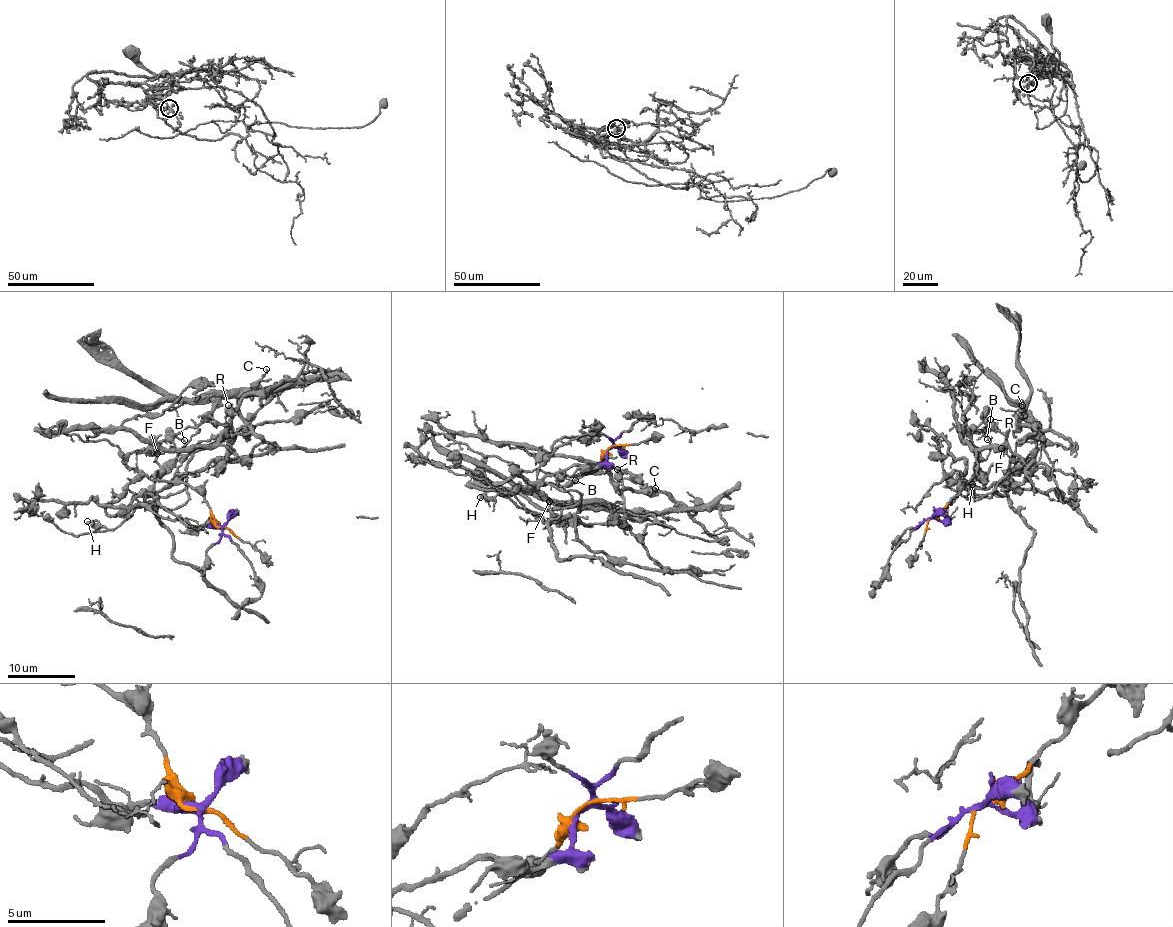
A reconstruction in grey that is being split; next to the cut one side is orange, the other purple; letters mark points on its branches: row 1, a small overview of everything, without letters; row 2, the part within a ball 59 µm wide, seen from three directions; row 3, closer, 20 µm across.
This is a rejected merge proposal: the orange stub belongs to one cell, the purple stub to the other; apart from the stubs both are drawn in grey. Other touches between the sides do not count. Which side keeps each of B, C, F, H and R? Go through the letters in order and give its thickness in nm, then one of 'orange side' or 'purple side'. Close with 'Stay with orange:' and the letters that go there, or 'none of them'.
B: 140 nm | orange side
C: 150 nm | purple side
F: 130 nm | purple side
H: 400 nm | orange side
R: 500 nm | purple side
Stay with orange: B, H

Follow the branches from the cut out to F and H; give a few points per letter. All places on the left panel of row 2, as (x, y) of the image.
F: (221, 526), (157, 516), (153, 503), (170, 509), (188, 499), (190, 456), (175, 449), (157, 454)
H: (219, 526), (187, 485), (146, 476), (110, 501), (114, 516), (133, 500), (140, 507), (114, 529), (87, 521)

